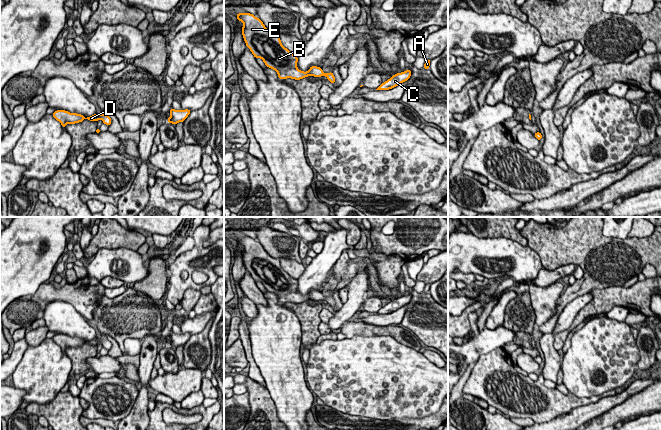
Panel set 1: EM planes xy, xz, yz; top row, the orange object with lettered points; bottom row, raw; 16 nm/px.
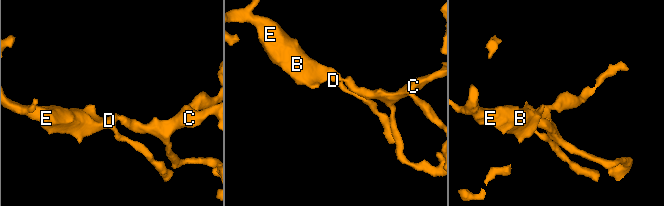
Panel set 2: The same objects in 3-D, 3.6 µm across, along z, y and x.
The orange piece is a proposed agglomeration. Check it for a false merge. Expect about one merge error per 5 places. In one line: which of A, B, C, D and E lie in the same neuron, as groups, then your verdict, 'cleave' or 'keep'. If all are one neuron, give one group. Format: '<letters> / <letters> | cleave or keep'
A B C D E | keep

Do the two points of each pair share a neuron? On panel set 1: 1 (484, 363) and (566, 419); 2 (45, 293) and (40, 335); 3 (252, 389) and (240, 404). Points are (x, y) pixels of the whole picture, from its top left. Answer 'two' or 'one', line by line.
1: two
2: two
3: two

